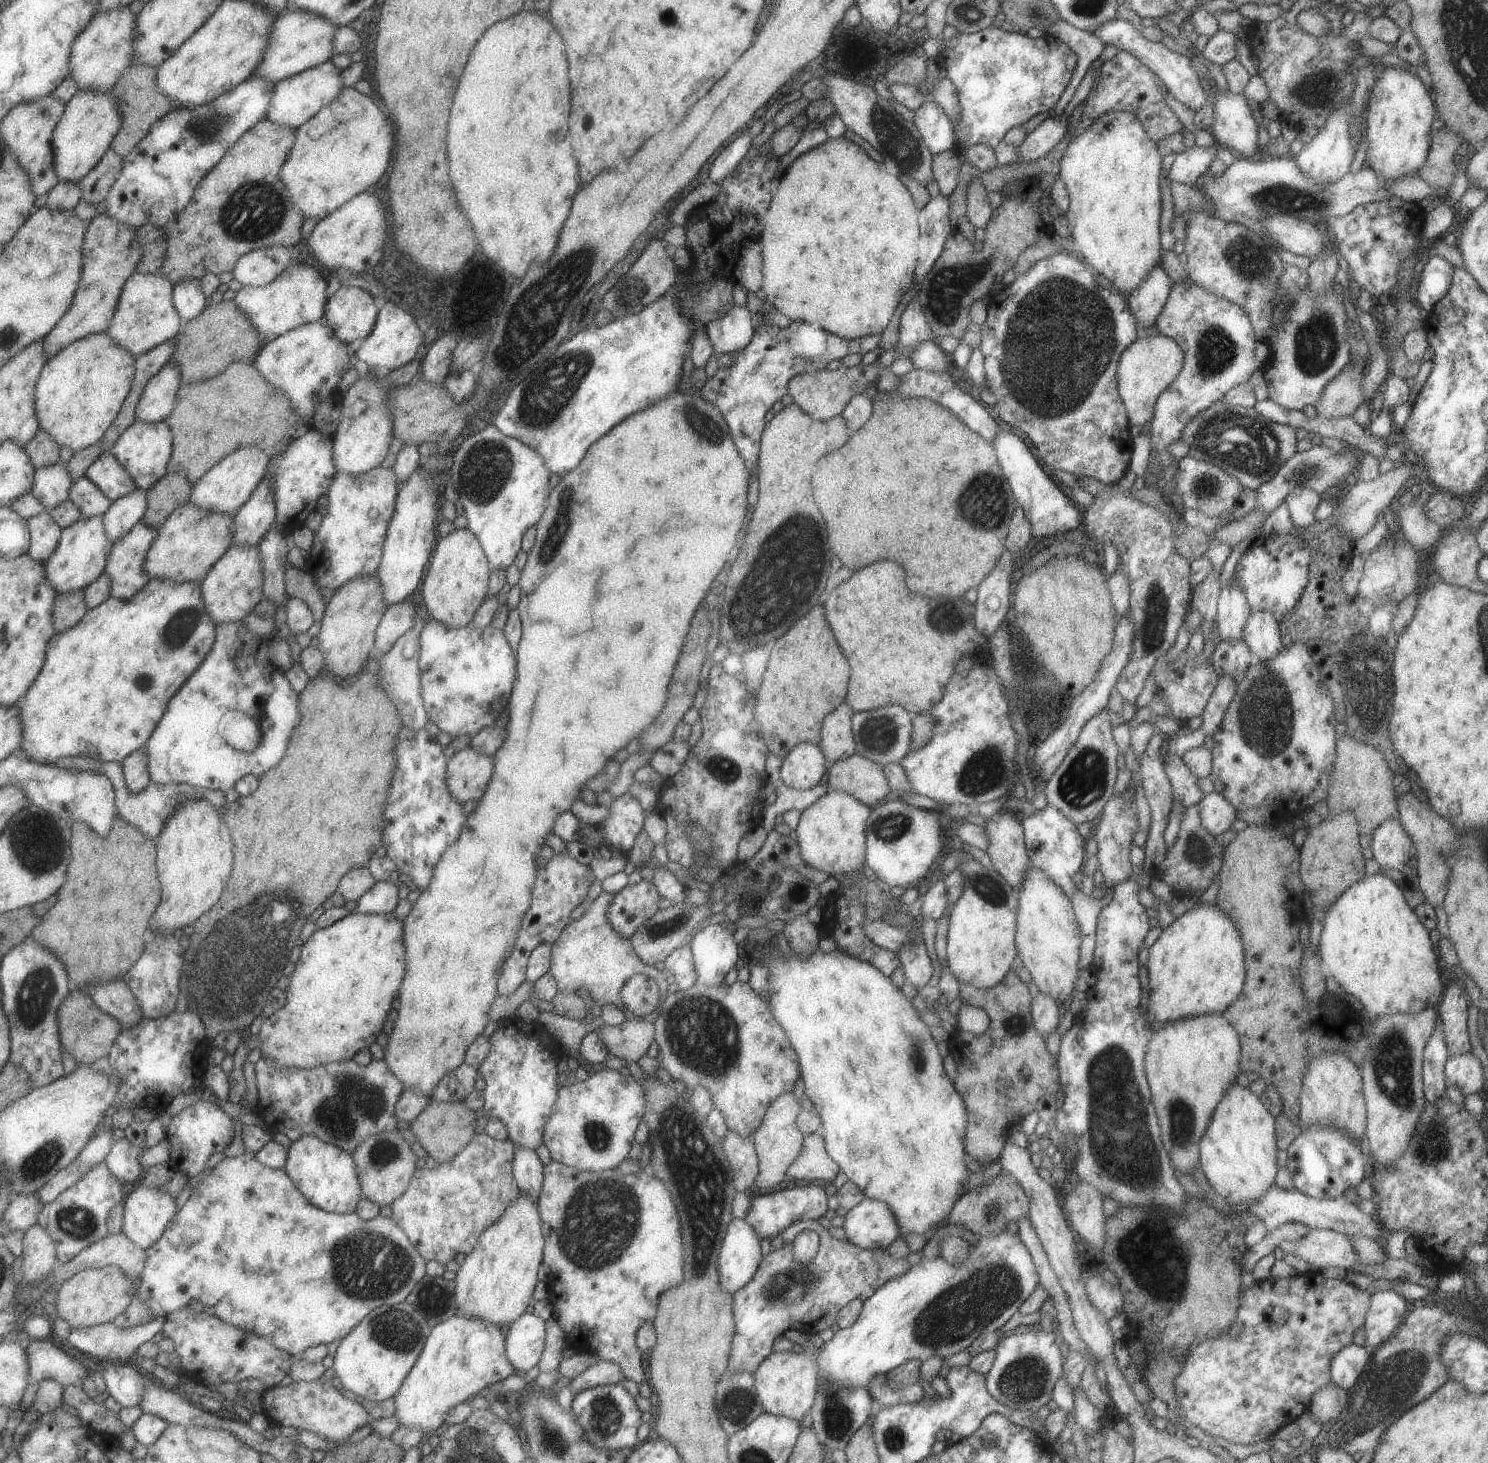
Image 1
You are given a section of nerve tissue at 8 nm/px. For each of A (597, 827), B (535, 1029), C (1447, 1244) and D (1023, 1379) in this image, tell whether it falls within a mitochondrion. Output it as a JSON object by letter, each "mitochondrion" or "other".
{"A":"other","B":"other","C":"other","D":"mitochondrion"}

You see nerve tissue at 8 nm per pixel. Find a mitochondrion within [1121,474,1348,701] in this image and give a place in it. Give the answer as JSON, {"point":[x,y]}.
{"point":[1156,612]}

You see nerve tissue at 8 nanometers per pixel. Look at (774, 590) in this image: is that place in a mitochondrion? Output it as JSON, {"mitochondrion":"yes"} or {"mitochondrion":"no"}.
{"mitochondrion":"yes"}

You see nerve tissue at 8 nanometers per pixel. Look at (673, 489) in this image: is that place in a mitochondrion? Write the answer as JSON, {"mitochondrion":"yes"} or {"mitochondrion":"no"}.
{"mitochondrion":"no"}

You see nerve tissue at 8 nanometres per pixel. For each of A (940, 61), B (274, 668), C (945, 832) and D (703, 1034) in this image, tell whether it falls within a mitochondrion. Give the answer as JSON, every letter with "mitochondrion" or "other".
{"A":"other","B":"other","C":"other","D":"mitochondrion"}

